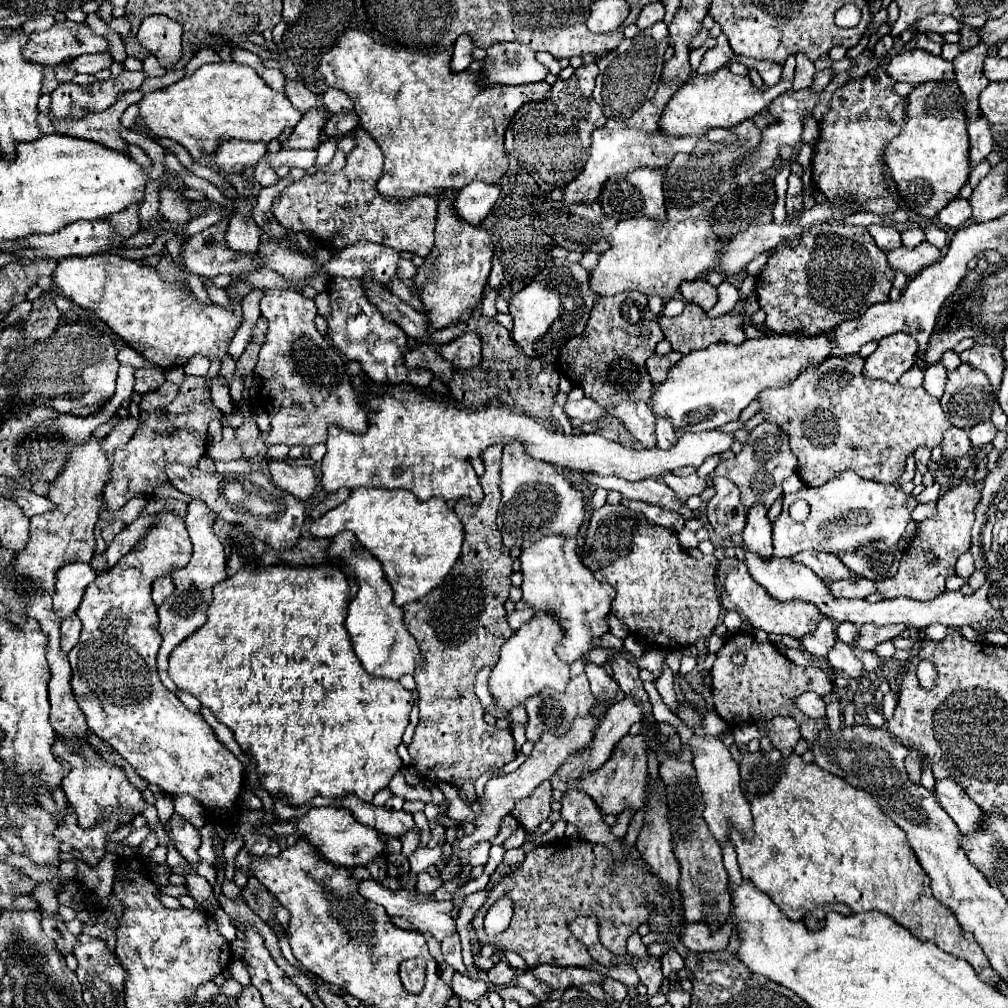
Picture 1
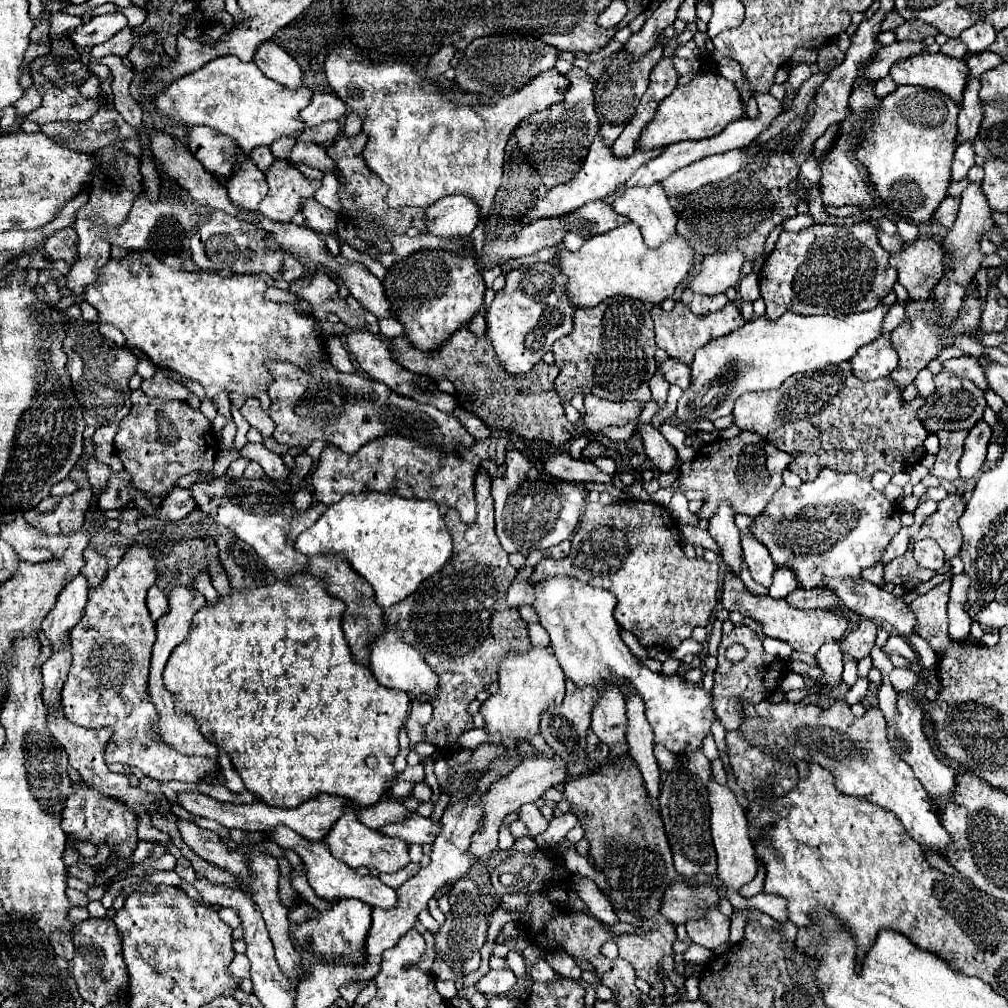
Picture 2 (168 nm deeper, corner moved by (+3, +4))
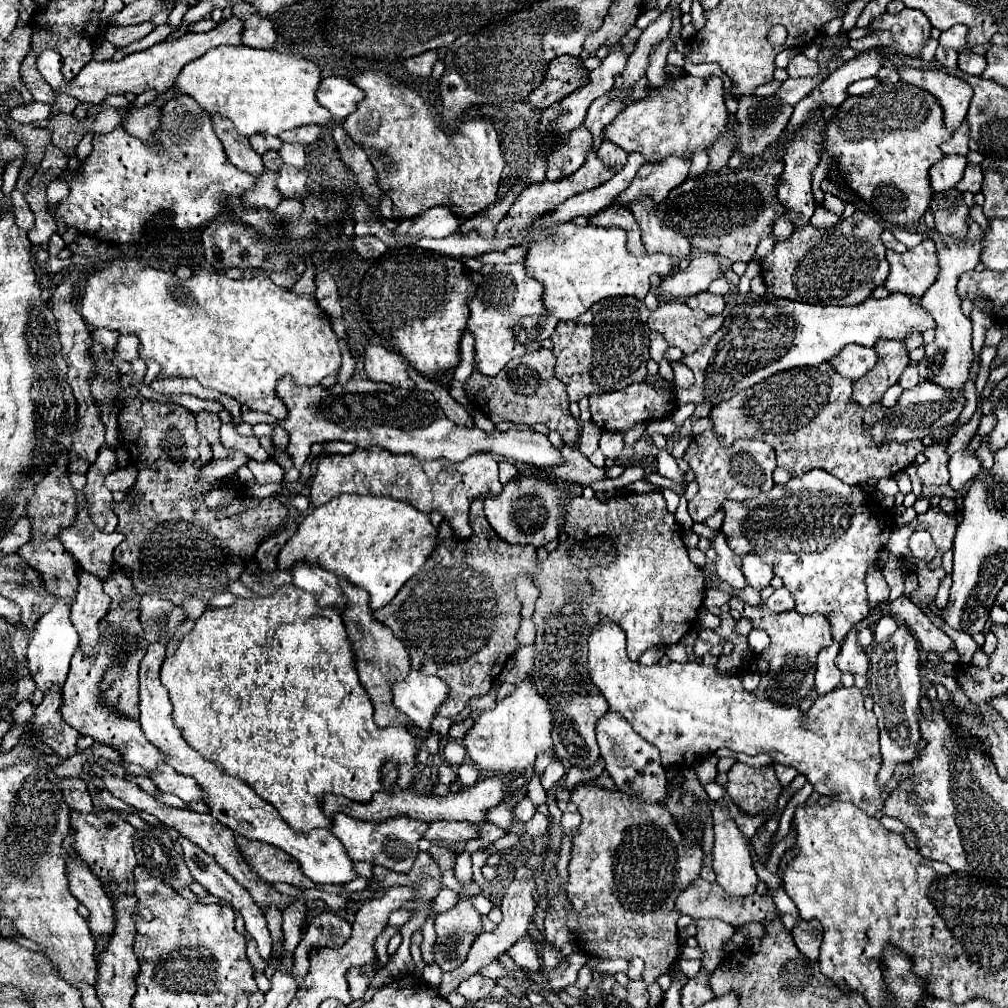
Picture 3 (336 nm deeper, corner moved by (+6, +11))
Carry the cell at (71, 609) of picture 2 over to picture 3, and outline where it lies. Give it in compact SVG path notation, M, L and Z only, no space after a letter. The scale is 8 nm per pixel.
M58 599L54 607L38 621L34 637L28 645L28 669L42 693L48 693L52 687L58 687L62 693L62 685L68 677L70 661L76 649L78 649L78 633L70 621L70 605L66 599Z

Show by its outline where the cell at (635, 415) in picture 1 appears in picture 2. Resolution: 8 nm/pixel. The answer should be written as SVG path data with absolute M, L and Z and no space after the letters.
M641 424L639 426L639 436L643 438L643 446L645 446L645 454L651 458L651 462L661 470L661 472L669 472L671 466L677 460L677 452L675 448L661 436L659 430L655 430L651 424Z

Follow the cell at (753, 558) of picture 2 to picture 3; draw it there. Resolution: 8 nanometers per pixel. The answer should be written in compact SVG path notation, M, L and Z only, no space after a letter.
M752 553L744 557L742 573L744 573L748 585L754 587L756 591L766 589L766 587L770 585L770 579L774 577L772 569L770 569L766 563L762 563L762 559L760 559L758 555L752 555Z

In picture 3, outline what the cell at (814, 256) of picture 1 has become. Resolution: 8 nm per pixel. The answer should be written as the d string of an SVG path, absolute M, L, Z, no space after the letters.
M854 211L852 217L838 221L832 229L814 229L812 225L796 229L786 241L778 241L770 255L762 261L762 277L768 293L812 305L858 305L866 301L872 291L886 281L890 269L886 261L886 247L880 241L882 231L884 227L874 219L874 215L864 211Z

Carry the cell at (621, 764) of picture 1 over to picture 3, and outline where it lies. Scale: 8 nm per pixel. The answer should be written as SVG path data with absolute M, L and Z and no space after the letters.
M578 785L572 791L570 801L576 803L582 815L582 823L572 835L566 881L568 899L574 905L580 923L578 949L602 959L622 957L630 961L640 957L644 961L642 979L646 983L654 983L678 961L680 939L676 921L680 913L674 905L678 893L682 893L694 879L700 877L704 851L700 845L686 849L686 845L682 845L682 833L678 833L678 825L674 825L670 811L664 805L642 803L634 793L624 793L618 789L610 791L596 785Z

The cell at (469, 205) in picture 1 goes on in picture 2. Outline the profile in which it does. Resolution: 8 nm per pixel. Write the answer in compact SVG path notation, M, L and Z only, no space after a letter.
M451 194L427 208L425 228L439 238L469 236L479 224L481 208L463 194Z

